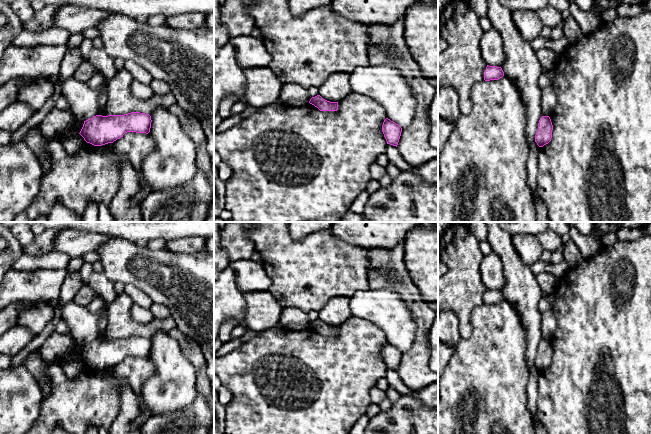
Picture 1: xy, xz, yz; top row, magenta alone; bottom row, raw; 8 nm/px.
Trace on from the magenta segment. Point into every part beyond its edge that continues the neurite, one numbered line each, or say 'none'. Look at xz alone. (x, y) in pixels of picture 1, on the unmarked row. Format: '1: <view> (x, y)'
none

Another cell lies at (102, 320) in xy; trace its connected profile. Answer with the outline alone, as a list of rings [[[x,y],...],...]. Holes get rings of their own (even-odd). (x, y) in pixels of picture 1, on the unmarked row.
[[[105,304],[100,310],[101,315],[98,318],[98,337],[97,339],[108,340],[108,338],[105,335],[105,331],[107,327],[107,319],[108,319],[107,309],[108,309],[108,305]]]

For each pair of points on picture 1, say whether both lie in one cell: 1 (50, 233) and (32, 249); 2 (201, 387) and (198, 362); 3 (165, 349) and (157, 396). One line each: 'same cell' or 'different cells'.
1: same cell
2: same cell
3: same cell

